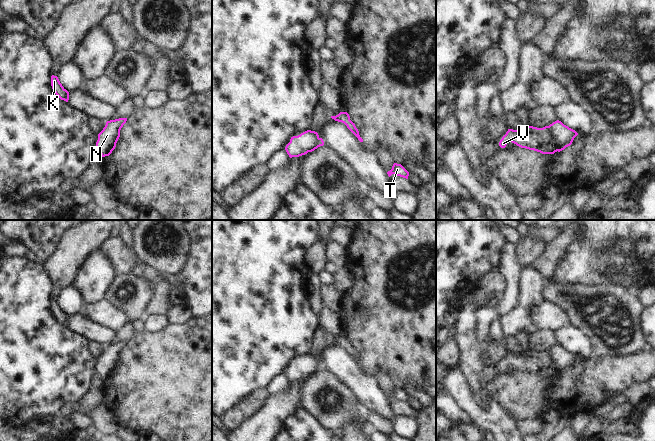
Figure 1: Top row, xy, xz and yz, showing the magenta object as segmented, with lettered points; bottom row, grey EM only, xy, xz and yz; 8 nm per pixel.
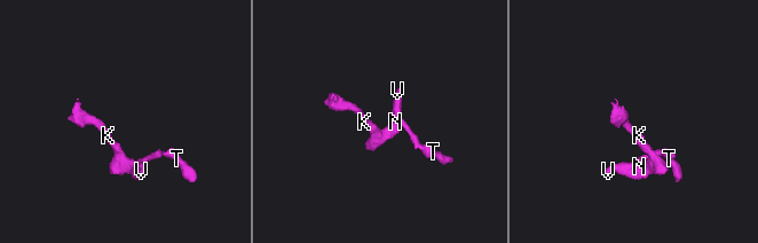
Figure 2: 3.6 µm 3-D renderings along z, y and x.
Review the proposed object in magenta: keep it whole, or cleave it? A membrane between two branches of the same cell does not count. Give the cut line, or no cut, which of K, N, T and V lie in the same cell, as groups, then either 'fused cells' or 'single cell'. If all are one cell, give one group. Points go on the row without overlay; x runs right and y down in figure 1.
no cut; K N T V; single cell

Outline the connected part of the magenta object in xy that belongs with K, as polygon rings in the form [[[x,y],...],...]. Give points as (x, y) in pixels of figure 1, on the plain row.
[[[51,300],[51,310],[55,318],[66,326],[69,324],[69,316],[62,310],[57,300]]]

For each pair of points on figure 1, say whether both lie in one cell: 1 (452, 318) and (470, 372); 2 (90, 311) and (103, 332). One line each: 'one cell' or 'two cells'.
1: one cell
2: two cells

